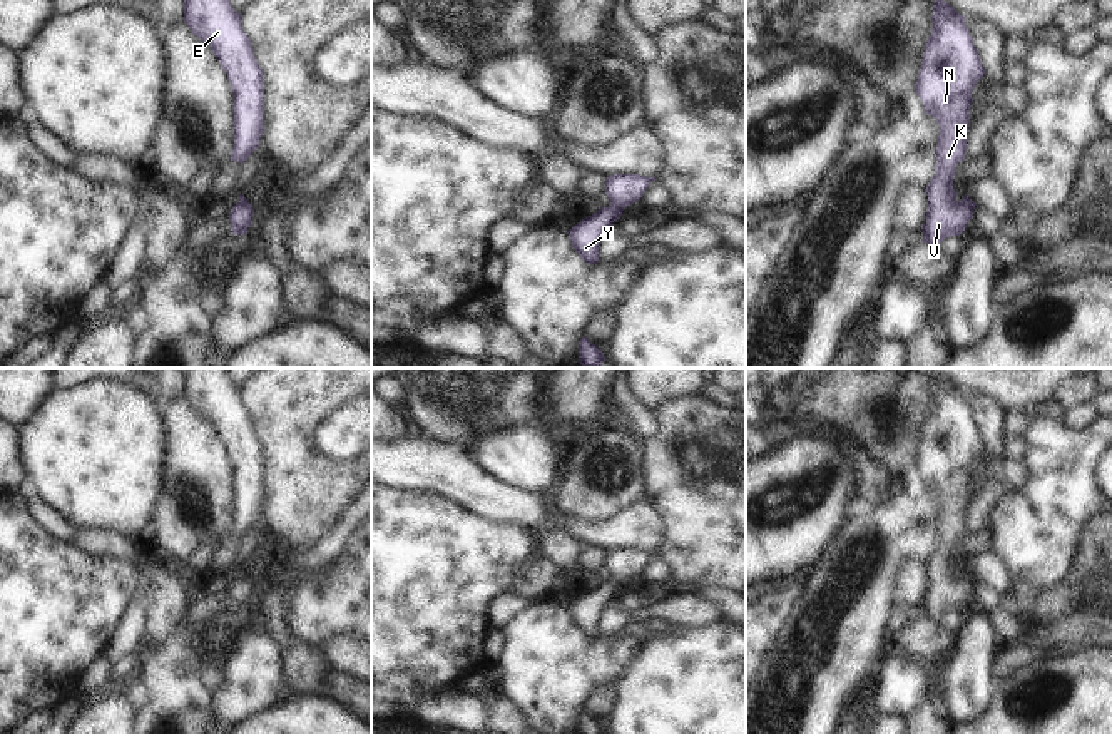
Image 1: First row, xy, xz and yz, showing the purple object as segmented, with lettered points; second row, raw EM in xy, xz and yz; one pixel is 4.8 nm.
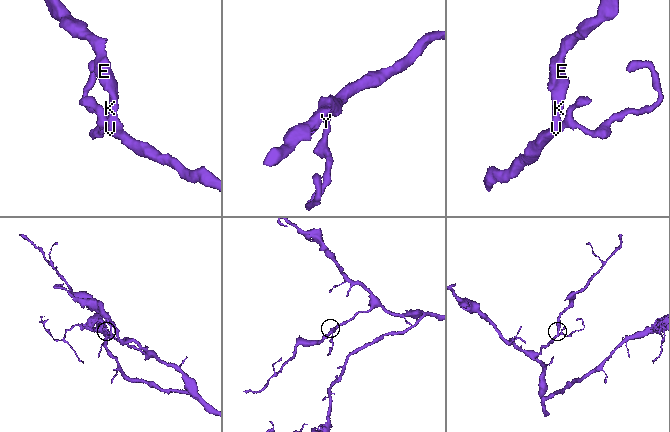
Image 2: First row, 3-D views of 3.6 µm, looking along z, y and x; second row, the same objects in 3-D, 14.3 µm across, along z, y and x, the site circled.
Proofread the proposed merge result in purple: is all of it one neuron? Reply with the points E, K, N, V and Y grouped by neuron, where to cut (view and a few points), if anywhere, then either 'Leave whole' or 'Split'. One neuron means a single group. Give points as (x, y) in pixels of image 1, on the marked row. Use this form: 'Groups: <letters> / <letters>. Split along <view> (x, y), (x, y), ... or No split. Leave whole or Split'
Groups: E K N V Y. No split. Leave whole

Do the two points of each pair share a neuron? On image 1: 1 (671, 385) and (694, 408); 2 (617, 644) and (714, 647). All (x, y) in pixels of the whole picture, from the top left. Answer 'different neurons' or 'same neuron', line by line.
1: different neurons
2: different neurons

